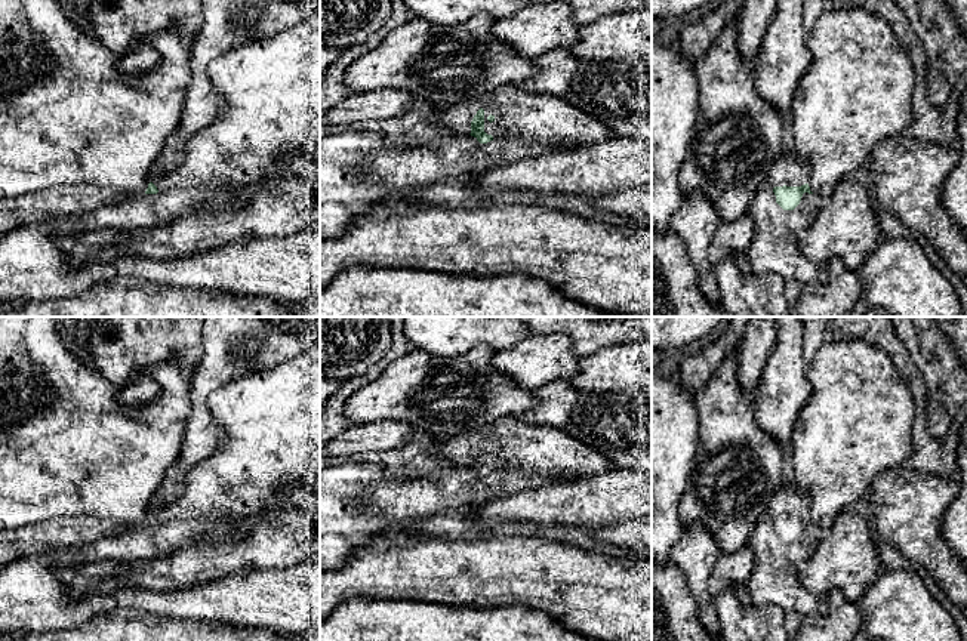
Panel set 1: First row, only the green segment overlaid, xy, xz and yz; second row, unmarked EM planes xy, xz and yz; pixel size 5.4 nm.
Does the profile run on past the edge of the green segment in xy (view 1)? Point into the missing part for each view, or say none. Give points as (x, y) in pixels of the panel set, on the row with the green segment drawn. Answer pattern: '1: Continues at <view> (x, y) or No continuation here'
1: Continues at xy (33, 267)

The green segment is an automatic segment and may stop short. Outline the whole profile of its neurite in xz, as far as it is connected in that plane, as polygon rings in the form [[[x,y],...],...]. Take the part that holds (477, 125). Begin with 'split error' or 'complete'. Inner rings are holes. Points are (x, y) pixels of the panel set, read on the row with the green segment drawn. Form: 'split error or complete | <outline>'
split error | [[[514,84],[502,86],[480,101],[462,101],[450,107],[440,107],[437,121],[449,130],[449,135],[471,135],[480,144],[501,139],[506,142],[591,145],[613,138],[609,126],[561,96],[527,93]]]

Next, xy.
split error | [[[270,176],[247,185],[207,185],[172,188],[160,192],[150,182],[144,194],[124,195],[120,204],[104,206],[81,215],[46,216],[24,222],[0,238],[0,303],[21,306],[33,301],[53,301],[78,296],[89,287],[118,277],[136,277],[155,284],[181,289],[213,289],[268,296],[284,303],[320,305],[320,231],[301,231],[287,237],[249,237],[224,247],[198,252],[184,258],[153,259],[133,253],[118,255],[108,262],[87,262],[76,266],[58,237],[80,235],[87,231],[142,231],[170,224],[204,206],[243,209],[262,191]]]

